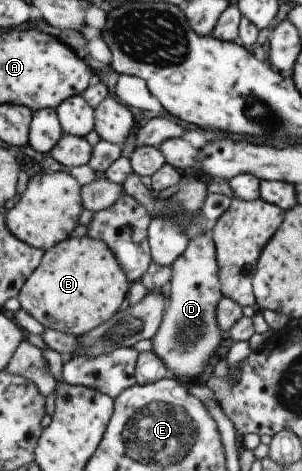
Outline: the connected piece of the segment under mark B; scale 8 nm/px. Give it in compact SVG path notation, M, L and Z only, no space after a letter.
M83 235L80 237L69 237L64 241L54 244L52 247L49 247L47 251L43 251L41 260L39 264L35 267L35 270L25 279L24 285L20 288L20 291L17 293L17 302L19 306L23 309L29 316L32 316L44 326L47 330L61 331L67 334L72 334L73 336L80 337L86 332L89 332L91 329L98 327L99 324L105 322L112 314L115 314L119 310L119 305L123 302L123 299L126 298L130 284L126 279L126 276L123 274L121 267L117 264L113 253L109 250L109 247L102 240L92 239L89 235Z

